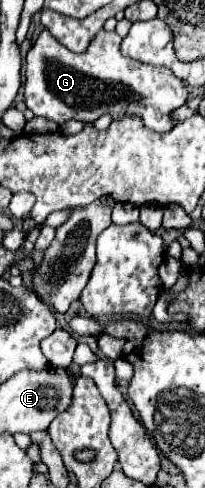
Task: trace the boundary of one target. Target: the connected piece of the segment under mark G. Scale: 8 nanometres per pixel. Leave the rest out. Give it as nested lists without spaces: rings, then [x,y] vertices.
[[[43,31],[25,57],[27,71],[23,95],[27,107],[37,117],[45,117],[59,125],[69,119],[91,123],[103,113],[111,113],[115,121],[125,115],[139,115],[149,129],[157,133],[171,131],[175,127],[171,113],[187,101],[183,81],[165,67],[145,65],[121,55],[119,45],[121,37],[115,31],[99,31],[85,53],[73,53],[57,43],[49,31]]]

